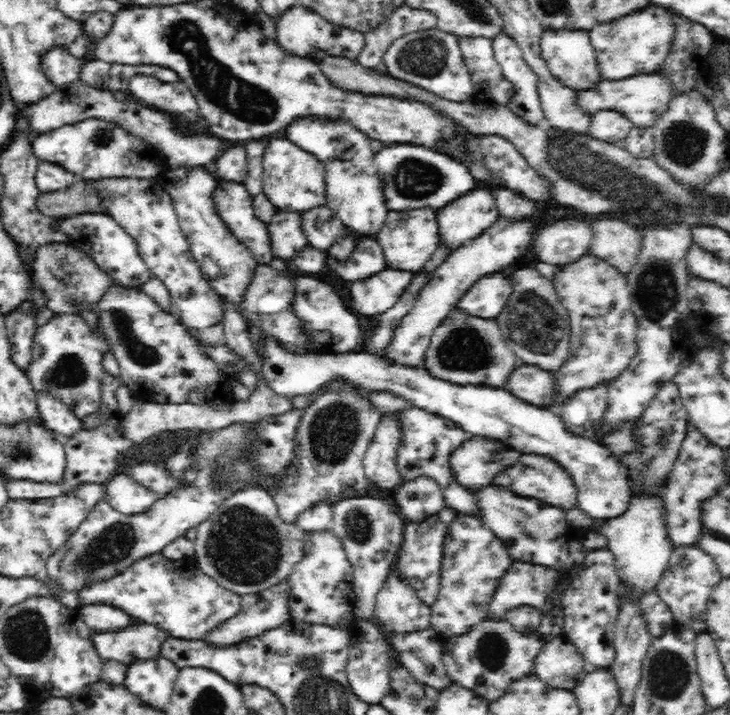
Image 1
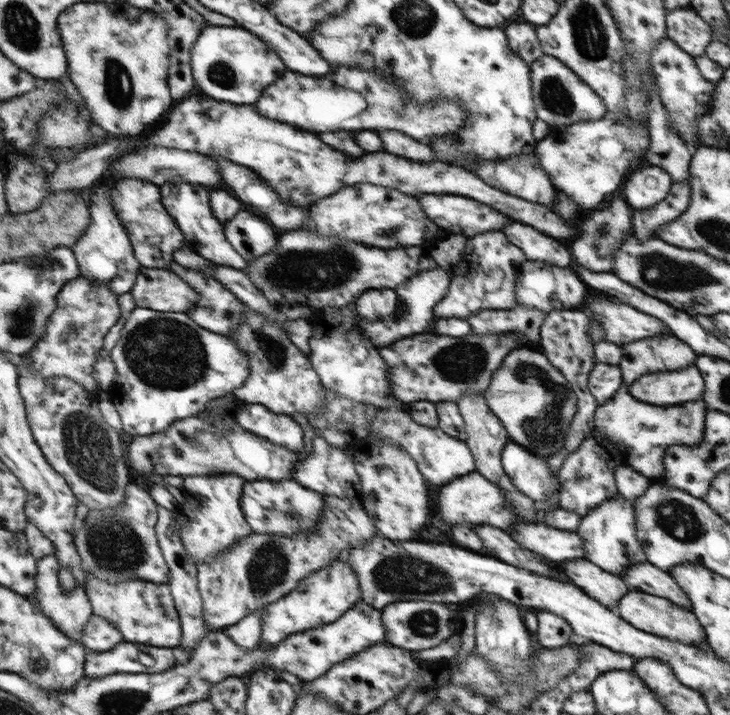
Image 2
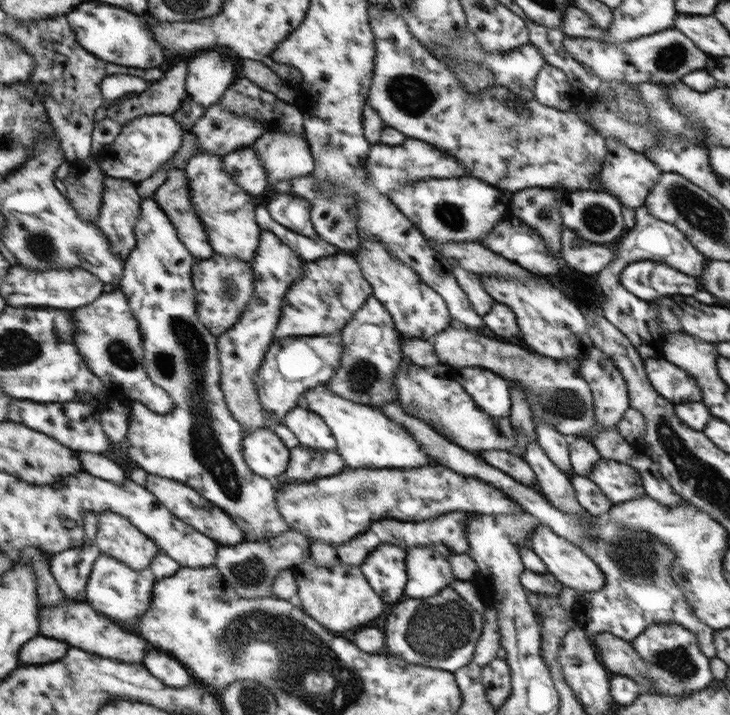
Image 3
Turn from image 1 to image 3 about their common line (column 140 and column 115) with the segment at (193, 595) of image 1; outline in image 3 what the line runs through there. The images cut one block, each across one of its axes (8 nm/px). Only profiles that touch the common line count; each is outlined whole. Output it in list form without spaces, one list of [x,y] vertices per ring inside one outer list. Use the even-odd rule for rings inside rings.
[[[102,555],[96,560],[88,582],[87,602],[106,617],[119,620],[124,627],[134,626],[146,615],[154,599],[156,579],[149,573],[135,570],[119,559]]]

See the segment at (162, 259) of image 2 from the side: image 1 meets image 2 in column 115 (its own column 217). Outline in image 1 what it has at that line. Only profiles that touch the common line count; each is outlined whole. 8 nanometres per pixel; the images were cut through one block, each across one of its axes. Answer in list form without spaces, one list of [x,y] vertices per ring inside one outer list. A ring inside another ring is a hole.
[[[219,179],[215,190],[215,205],[220,217],[231,228],[236,238],[247,243],[251,253],[262,265],[270,263],[275,255],[268,223],[258,220],[254,214],[253,197],[243,183]]]

